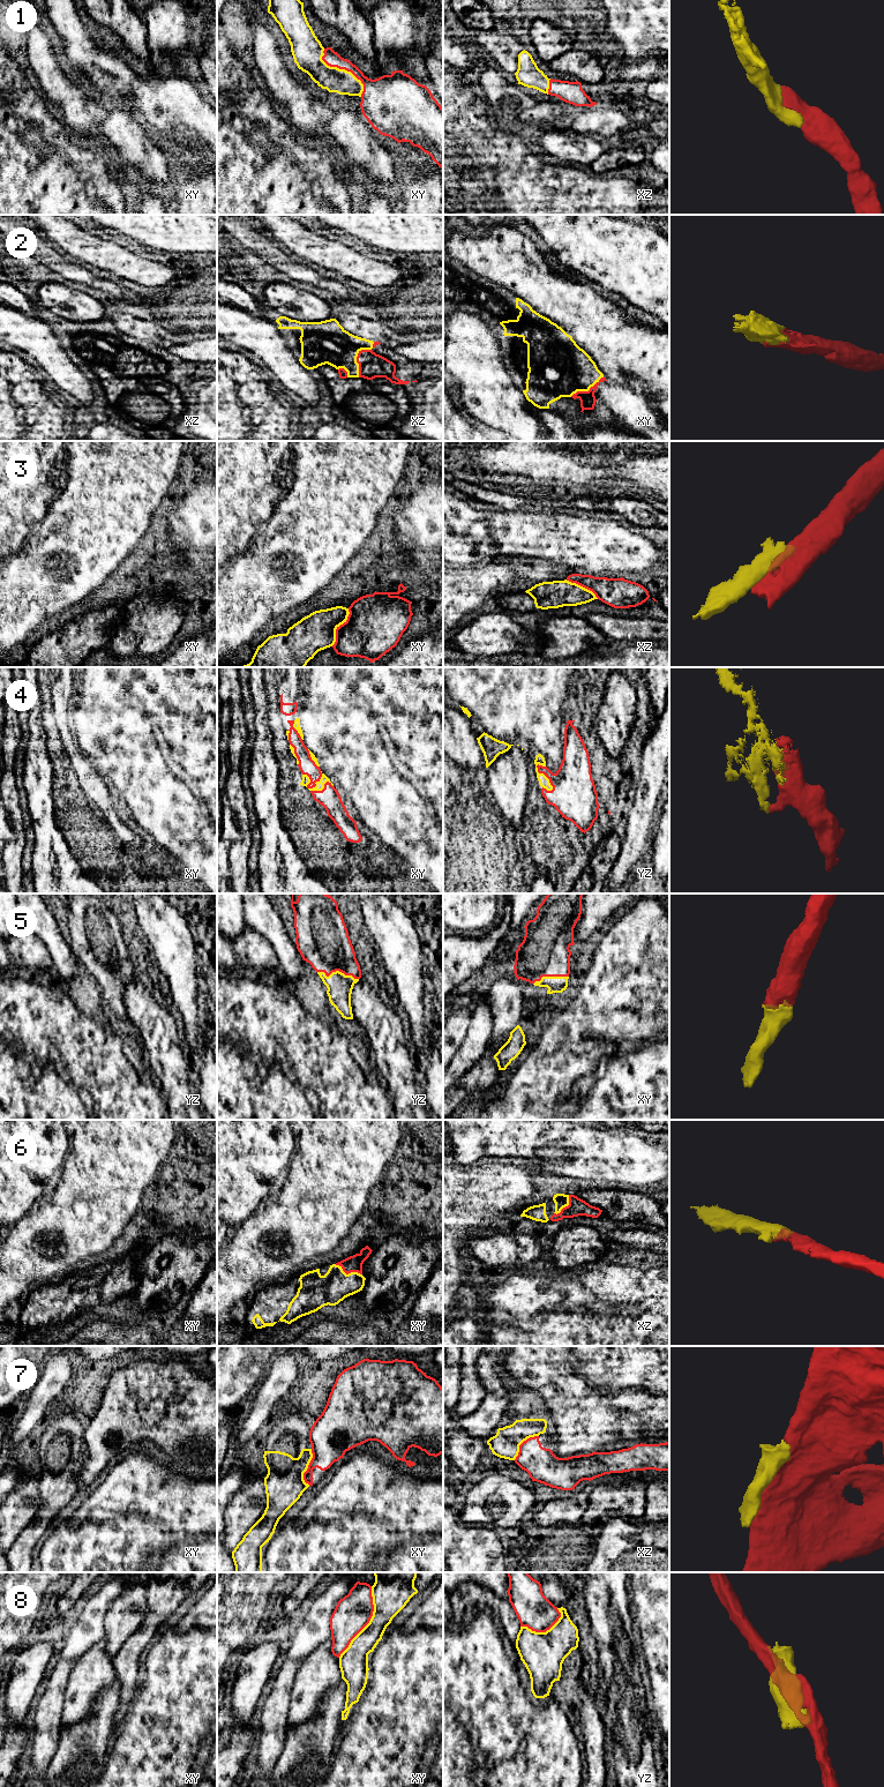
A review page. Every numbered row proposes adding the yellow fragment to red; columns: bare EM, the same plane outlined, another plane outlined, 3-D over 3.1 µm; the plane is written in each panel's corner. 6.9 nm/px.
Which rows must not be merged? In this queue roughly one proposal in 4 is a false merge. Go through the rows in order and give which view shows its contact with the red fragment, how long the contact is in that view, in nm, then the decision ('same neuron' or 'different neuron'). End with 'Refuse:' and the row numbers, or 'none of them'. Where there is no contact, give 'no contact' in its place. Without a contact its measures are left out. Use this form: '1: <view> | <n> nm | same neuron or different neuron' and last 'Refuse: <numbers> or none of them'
1: xy | 420 nm | same neuron
2: xz | 280 nm | same neuron
3: xy | 300 nm | different neuron
4: xy | 240 nm | same neuron
5: yz | 300 nm | same neuron
6: xy | 200 nm | same neuron
7: xy | 260 nm | different neuron
8: xy | 550 nm | different neuron
Refuse: 3, 7, 8

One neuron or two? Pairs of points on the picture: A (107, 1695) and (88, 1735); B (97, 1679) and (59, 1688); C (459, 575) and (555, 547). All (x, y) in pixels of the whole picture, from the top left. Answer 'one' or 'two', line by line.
A: one
B: two
C: two

